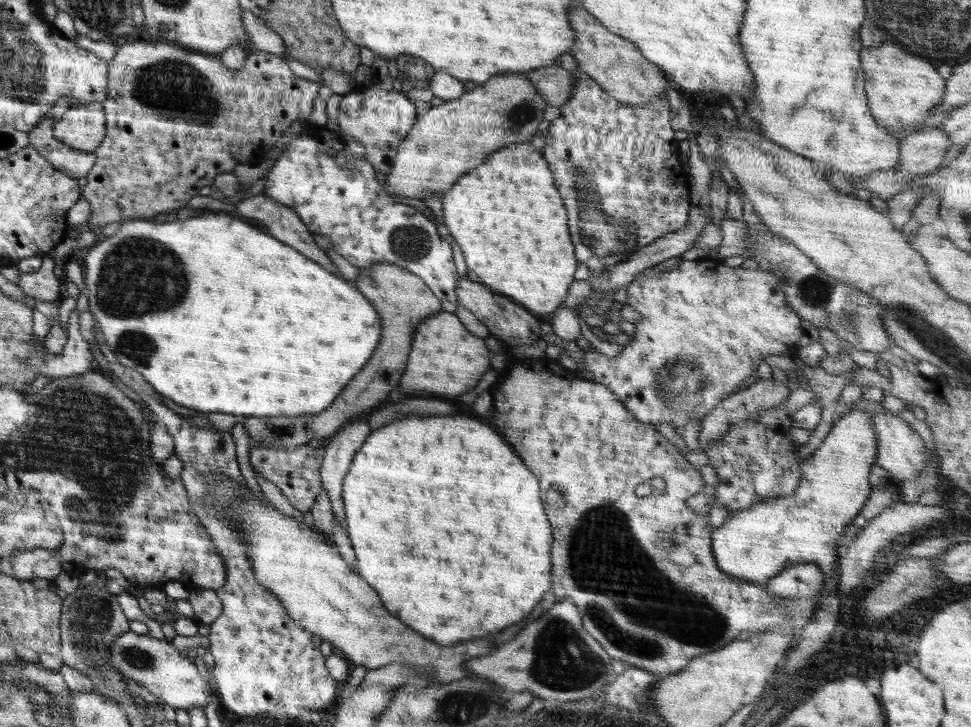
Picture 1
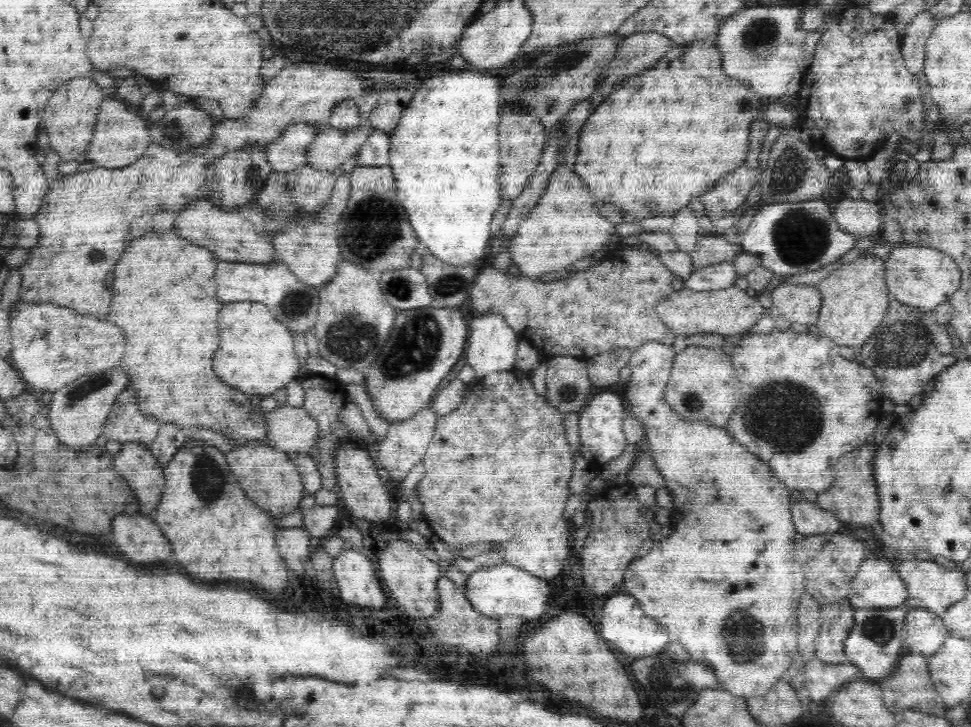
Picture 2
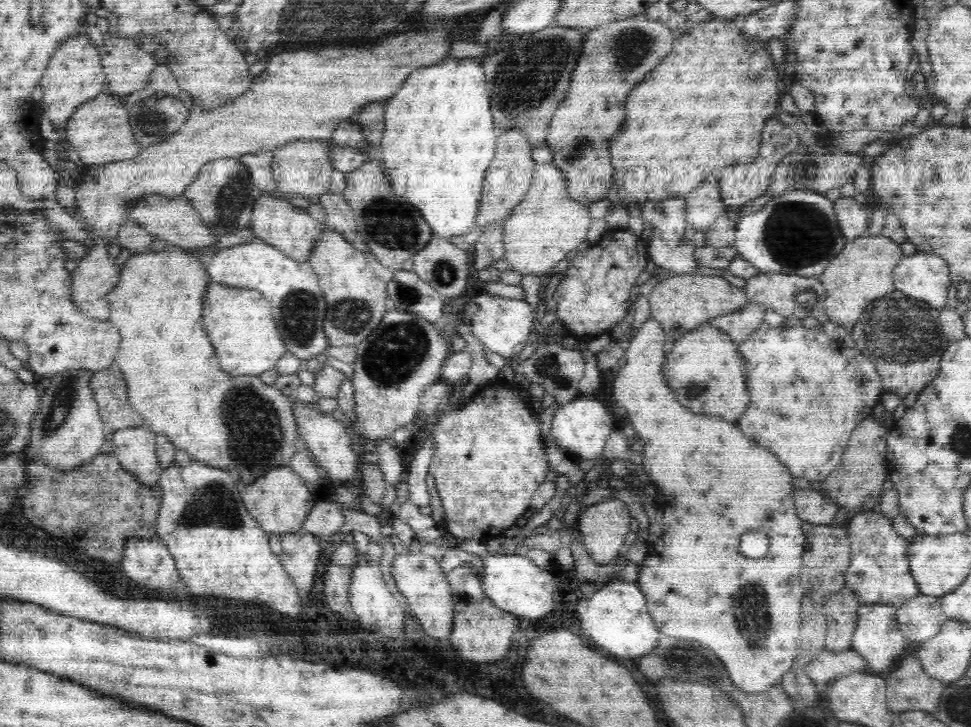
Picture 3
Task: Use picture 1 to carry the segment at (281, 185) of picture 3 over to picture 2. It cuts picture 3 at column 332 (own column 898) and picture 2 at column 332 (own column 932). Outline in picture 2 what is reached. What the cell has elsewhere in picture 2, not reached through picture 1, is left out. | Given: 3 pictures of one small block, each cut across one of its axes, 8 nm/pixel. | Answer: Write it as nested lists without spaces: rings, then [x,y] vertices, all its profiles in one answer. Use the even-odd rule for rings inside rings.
[[[363,119],[356,128],[348,132],[337,132],[329,126],[324,127],[308,146],[306,165],[314,170],[331,173],[348,159],[354,158],[374,130],[370,119]]]

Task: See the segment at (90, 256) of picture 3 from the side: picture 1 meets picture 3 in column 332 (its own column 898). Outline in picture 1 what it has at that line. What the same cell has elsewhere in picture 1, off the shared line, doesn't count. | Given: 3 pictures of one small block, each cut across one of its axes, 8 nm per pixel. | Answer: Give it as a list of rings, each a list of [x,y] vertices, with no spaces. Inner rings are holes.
[[[884,44],[878,48],[864,48],[860,52],[862,70],[864,70],[864,82],[866,82],[867,103],[874,120],[879,125],[885,126],[890,134],[896,134],[900,138],[922,130],[921,124],[926,117],[931,115],[931,110],[939,105],[945,91],[945,79],[936,72],[932,64],[928,64],[922,58],[904,54],[896,46]]]

